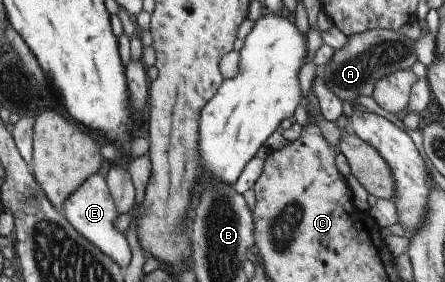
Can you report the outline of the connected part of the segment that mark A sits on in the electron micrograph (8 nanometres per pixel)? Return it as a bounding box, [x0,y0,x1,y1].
[316,29,417,105]

